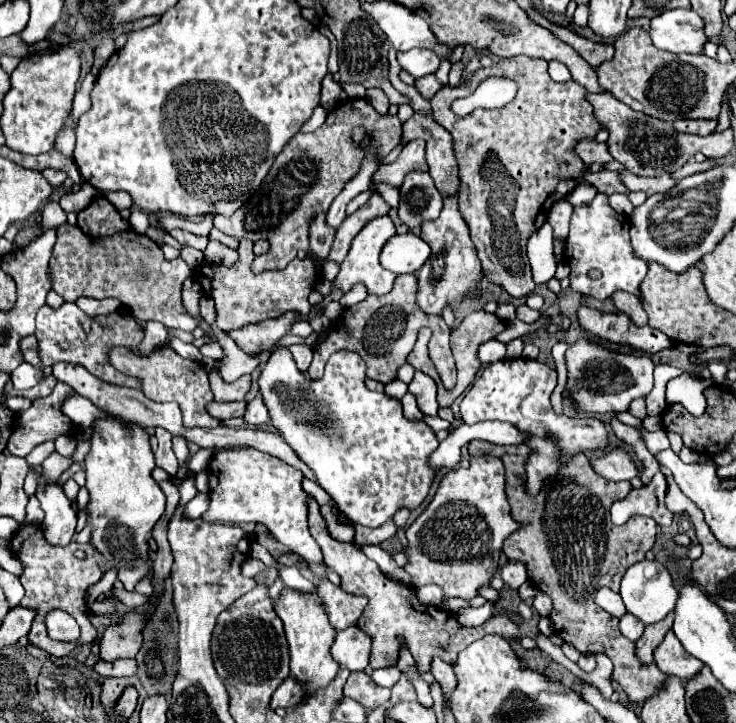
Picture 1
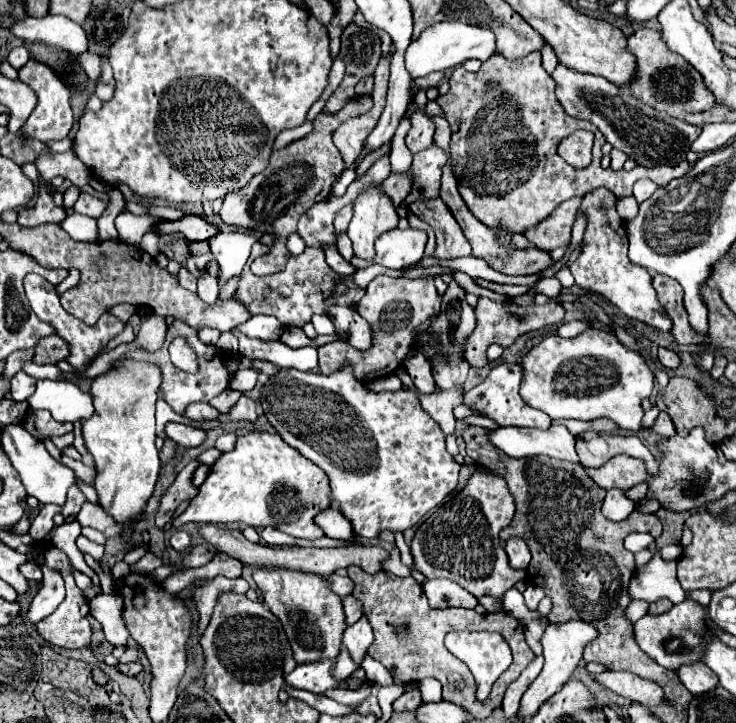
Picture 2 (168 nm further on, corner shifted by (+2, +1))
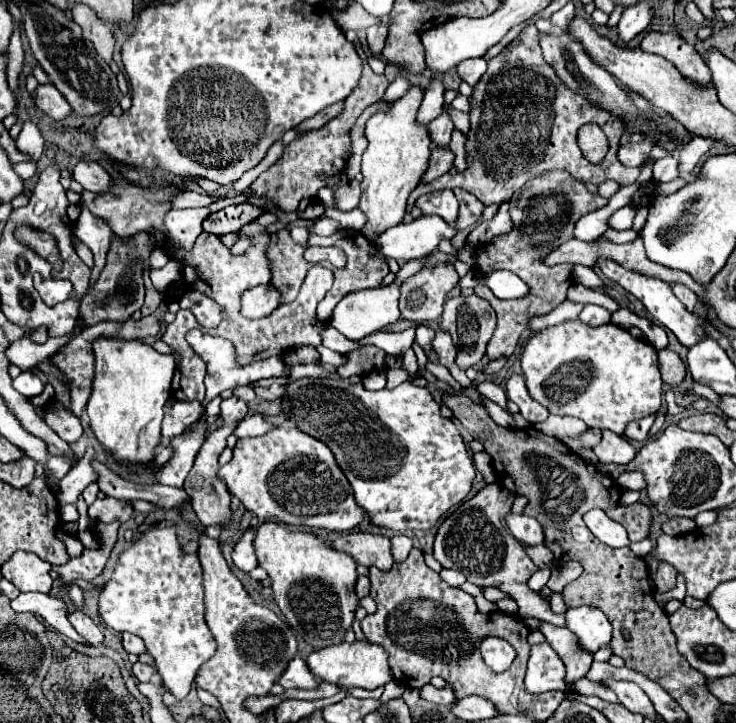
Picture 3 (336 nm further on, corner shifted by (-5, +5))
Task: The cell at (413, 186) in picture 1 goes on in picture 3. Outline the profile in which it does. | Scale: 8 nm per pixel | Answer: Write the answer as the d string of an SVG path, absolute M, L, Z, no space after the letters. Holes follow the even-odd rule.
M443 107L443 113L429 123L429 131L431 131L433 143L441 145L441 147L449 145L453 129L455 129L455 125L453 125L453 121L451 121L451 117L449 117L449 113L447 113L445 107Z

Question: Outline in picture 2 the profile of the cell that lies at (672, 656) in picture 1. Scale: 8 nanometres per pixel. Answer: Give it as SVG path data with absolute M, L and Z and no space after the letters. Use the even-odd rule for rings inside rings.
M688 663L682 665L680 669L676 669L678 679L686 685L686 689L694 695L700 695L704 691L710 691L712 687L718 685L716 673L712 669L708 669L704 663Z

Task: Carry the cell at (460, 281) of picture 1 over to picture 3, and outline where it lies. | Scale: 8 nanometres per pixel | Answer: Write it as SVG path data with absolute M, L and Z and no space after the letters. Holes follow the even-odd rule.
M443 189L443 191L429 193L429 195L421 195L417 199L417 207L425 215L439 215L449 225L455 227L455 219L457 219L457 213L459 213L459 203L457 203L457 199L455 199L451 189Z

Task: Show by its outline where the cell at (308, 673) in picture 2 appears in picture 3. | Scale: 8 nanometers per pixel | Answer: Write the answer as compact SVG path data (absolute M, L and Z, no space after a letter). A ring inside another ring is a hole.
M355 641L355 643L339 643L339 645L331 645L319 651L313 651L307 659L307 665L311 667L311 673L327 683L335 683L339 687L363 687L363 689L377 689L385 683L389 683L393 679L389 663L387 663L389 655L387 651L377 645L377 643L369 643L369 641Z

